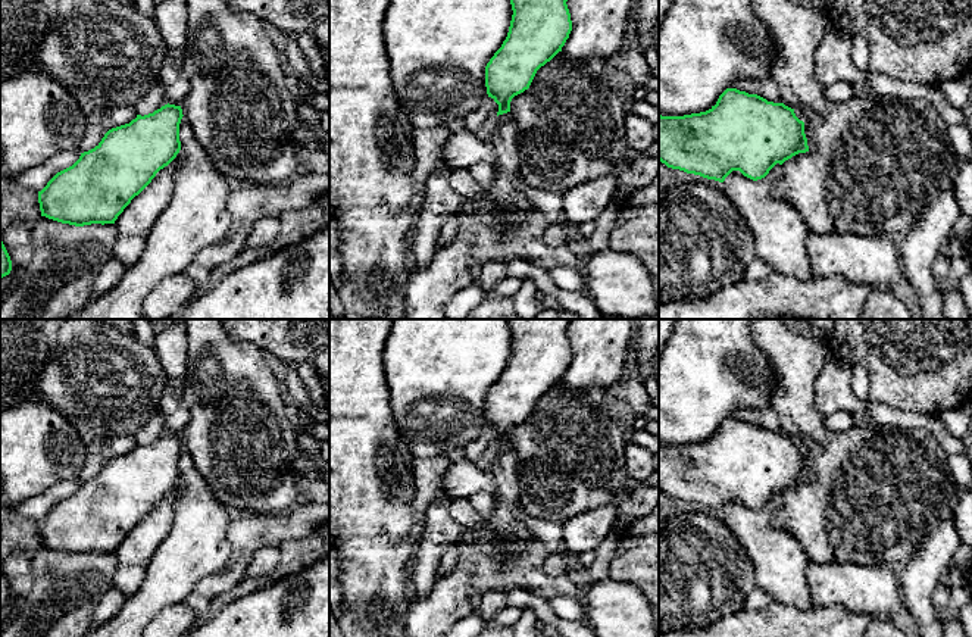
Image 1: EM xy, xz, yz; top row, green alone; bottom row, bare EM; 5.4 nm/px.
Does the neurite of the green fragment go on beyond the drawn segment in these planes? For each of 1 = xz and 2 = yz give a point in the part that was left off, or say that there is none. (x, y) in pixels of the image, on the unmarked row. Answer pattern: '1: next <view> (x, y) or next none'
1: next none
2: next none

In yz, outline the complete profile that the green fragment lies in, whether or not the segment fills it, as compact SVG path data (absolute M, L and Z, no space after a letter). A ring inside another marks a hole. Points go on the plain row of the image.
M726 418L706 441L684 446L659 443L659 490L668 497L723 512L732 500L757 510L776 494L809 481L804 452L784 433Z

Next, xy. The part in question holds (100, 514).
M165 434L149 444L137 444L129 453L109 459L91 480L81 483L69 497L57 502L38 521L41 546L84 556L91 553L115 553L118 546L179 483L181 435Z

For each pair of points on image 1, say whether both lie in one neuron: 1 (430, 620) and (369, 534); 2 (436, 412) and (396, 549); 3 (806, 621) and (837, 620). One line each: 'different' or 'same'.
1: different
2: different
3: same

